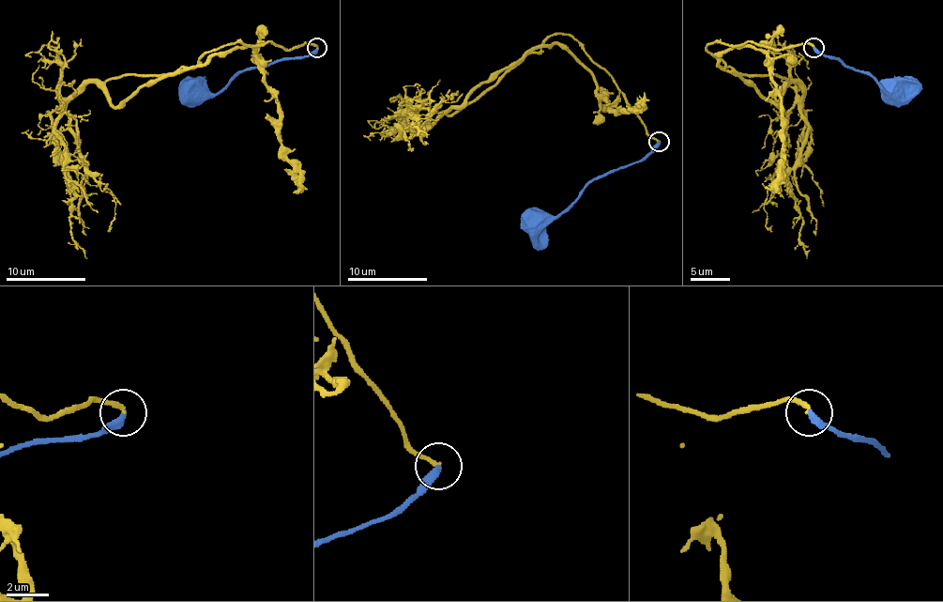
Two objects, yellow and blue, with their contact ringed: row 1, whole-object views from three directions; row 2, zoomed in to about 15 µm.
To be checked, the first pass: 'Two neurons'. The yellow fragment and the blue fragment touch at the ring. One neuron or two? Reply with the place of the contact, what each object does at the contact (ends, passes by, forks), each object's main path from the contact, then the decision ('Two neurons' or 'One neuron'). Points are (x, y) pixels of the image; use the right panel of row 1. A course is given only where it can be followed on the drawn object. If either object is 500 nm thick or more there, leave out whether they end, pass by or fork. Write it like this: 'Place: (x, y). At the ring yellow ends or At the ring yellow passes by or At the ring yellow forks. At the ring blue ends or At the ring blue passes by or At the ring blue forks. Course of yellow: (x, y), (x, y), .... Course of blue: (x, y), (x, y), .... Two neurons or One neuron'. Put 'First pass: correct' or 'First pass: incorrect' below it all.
Place: (813, 48). At the ring yellow ends. At the ring blue ends. Course of yellow: (813, 47), (706, 47), (725, 67), (773, 75), (803, 97), (789, 113), (783, 146), (807, 258). Course of blue: (813, 47), (843, 65), (867, 73), (887, 93), (899, 93), (897, 91). One neuron
First pass: incorrect

